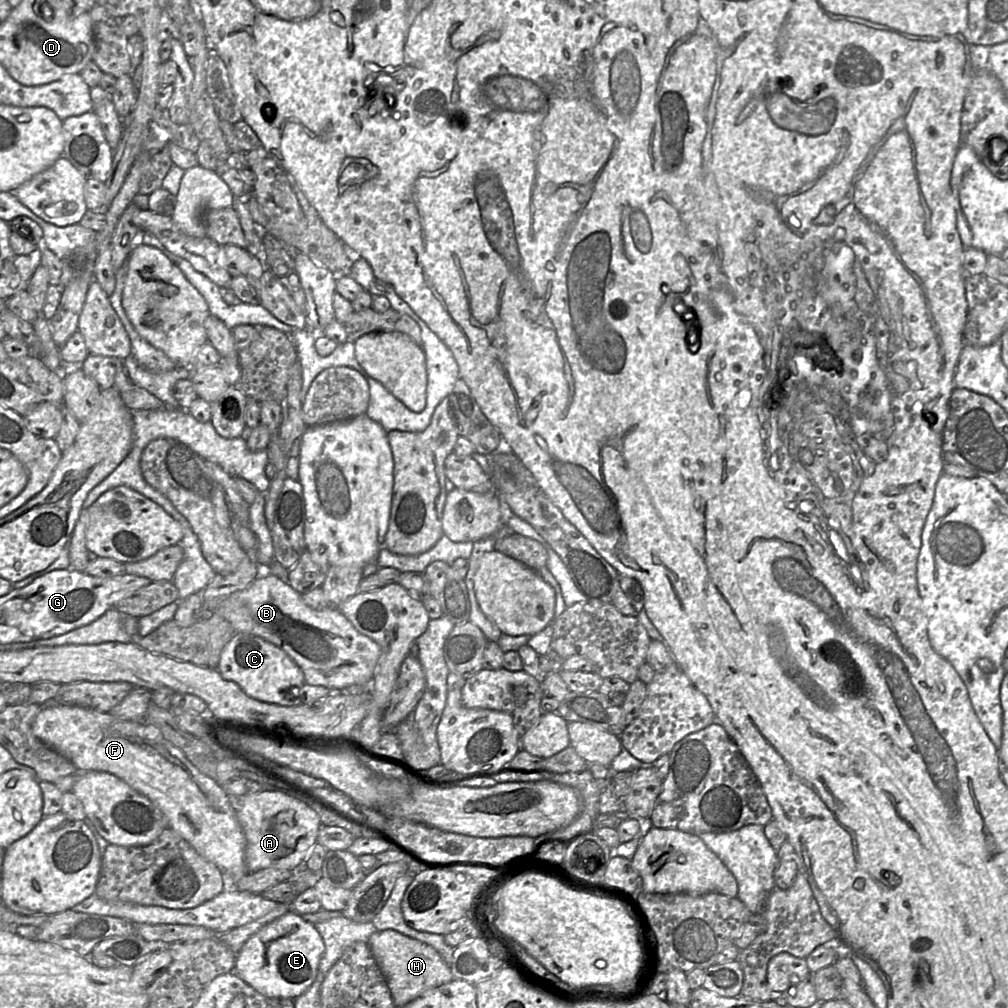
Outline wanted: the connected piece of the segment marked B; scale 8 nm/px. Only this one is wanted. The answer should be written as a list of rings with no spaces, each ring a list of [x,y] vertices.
[[[271,574],[261,575],[247,588],[233,593],[221,602],[214,613],[227,620],[235,633],[261,637],[285,651],[301,668],[307,684],[323,686],[332,692],[355,684],[371,684],[381,654],[380,646],[360,633],[338,608],[315,610],[305,604],[301,596],[302,594],[293,589],[289,583],[278,577]]]

